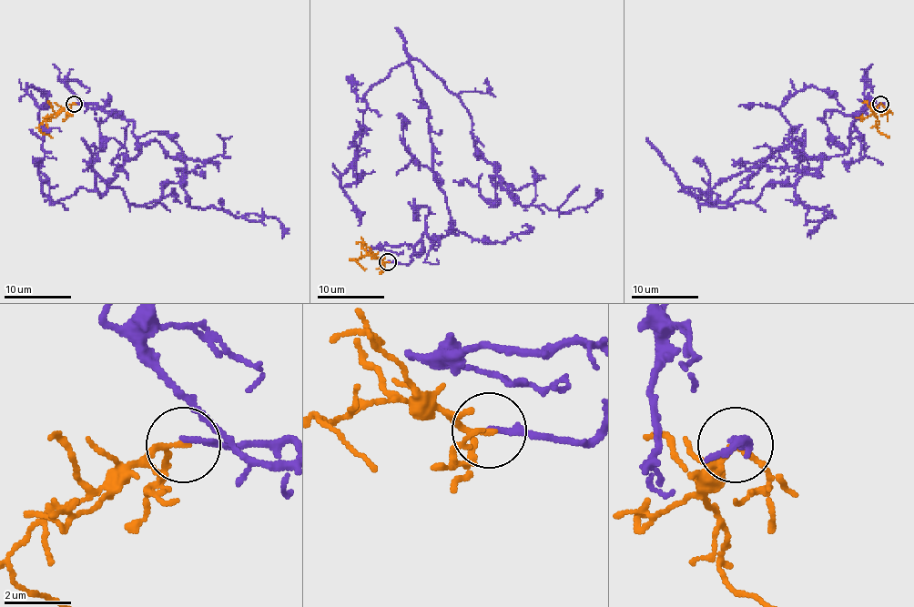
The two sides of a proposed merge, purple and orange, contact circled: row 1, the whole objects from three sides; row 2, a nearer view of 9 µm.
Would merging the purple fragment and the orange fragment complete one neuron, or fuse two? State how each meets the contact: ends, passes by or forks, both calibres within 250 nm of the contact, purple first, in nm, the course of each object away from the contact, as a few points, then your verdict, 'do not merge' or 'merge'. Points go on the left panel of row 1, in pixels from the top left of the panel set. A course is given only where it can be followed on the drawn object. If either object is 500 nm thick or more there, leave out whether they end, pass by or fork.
purple ends | orange passes by | 180/150 nm | purple via (75, 103), (133, 126), (101, 197), (97, 177), (145, 207), (179, 185), (282, 238) | orange via (75, 104), (67, 104), (39, 126), (43, 133), (53, 137) | do not merge

